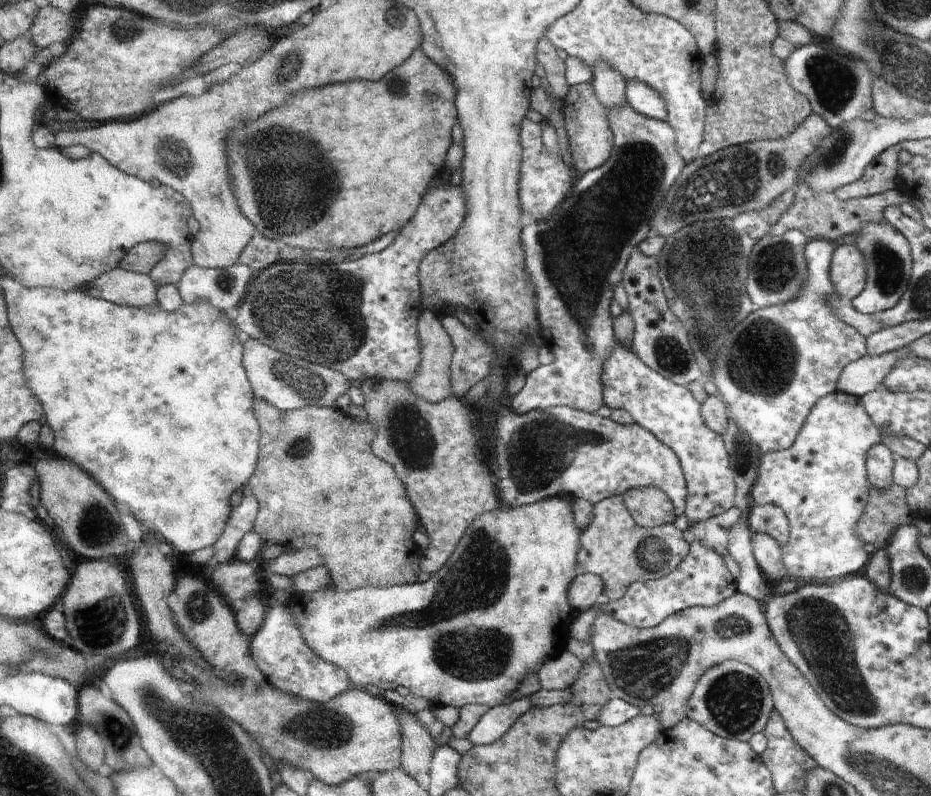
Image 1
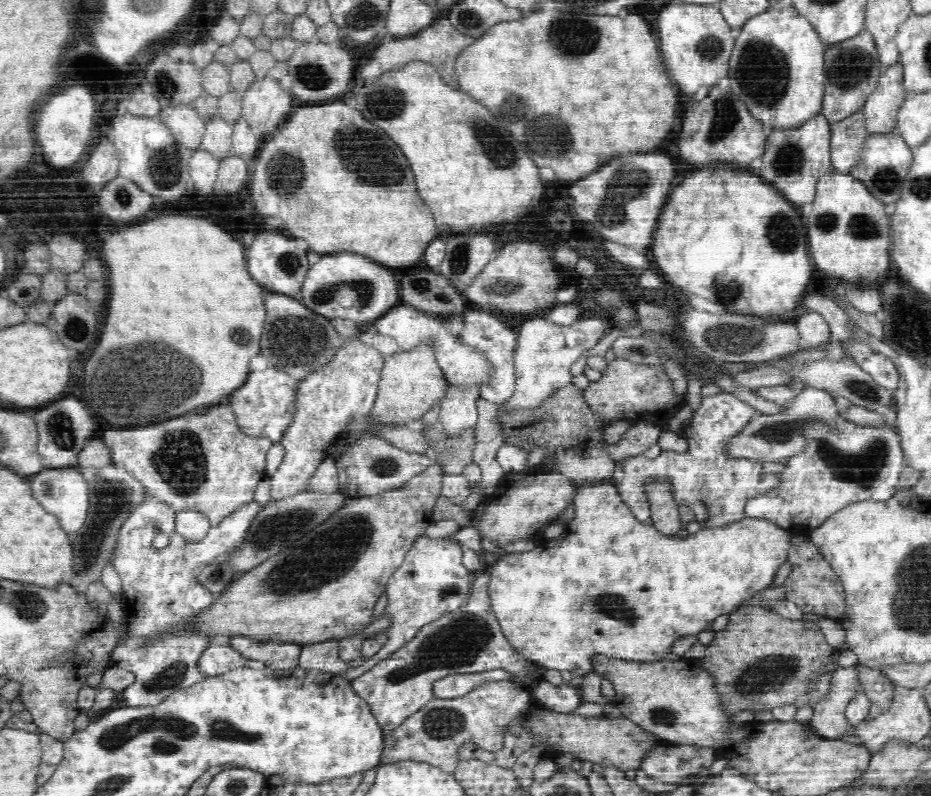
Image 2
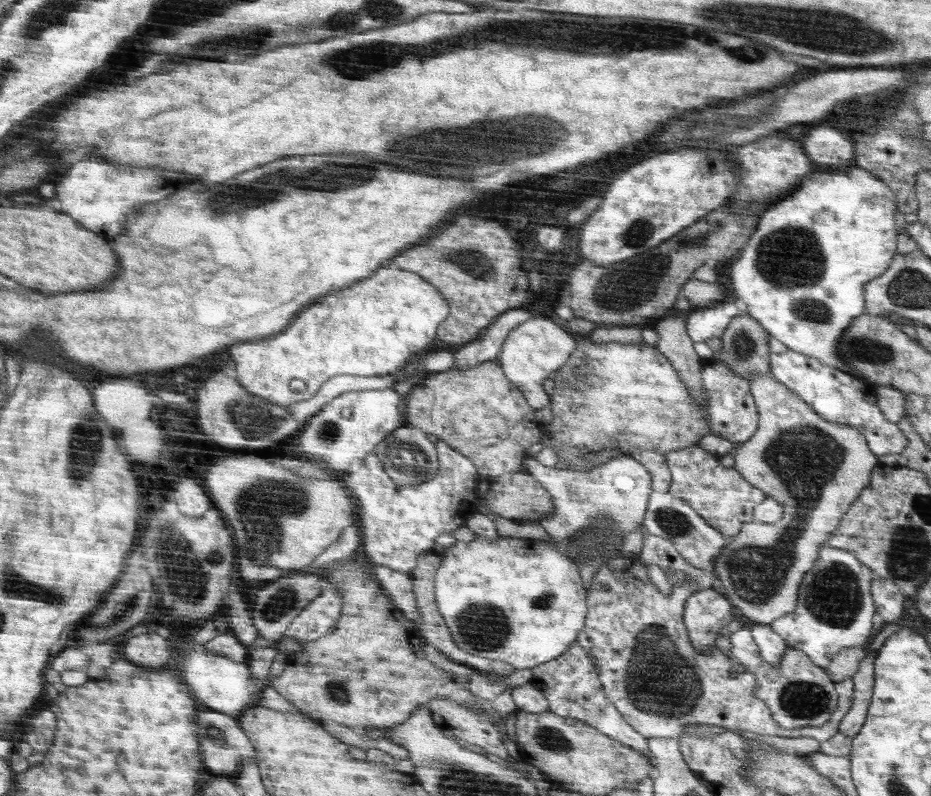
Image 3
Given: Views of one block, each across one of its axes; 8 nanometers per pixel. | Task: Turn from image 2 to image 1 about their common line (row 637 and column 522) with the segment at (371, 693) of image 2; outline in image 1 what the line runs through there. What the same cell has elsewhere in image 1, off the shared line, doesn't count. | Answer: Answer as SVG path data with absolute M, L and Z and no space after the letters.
M500 403L493 418L494 466L497 468L498 488L502 502L508 506L528 506L552 497L586 498L594 505L605 498L623 495L633 488L660 488L673 500L677 516L685 514L688 504L688 482L677 453L655 434L638 424L621 425L594 413L552 406L548 410L530 410L518 414L507 403Z

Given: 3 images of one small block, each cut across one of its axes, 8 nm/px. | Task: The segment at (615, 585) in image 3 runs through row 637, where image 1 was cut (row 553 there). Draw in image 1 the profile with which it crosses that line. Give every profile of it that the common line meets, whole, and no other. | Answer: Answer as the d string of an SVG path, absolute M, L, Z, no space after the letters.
M621 495L608 497L594 505L593 524L581 530L577 563L586 574L592 573L604 579L604 599L618 602L633 582L664 578L677 569L691 549L682 532L674 521L654 528L638 526Z

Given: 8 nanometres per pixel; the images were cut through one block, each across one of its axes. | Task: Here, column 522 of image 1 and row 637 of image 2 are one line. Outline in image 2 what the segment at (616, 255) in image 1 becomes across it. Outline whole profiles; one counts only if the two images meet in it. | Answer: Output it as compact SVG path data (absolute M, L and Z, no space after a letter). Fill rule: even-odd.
M417 538L402 562L402 566L392 574L386 583L385 612L390 617L391 625L383 632L386 634L386 643L378 650L372 660L365 660L363 666L350 668L342 677L352 682L368 672L381 660L388 658L402 645L412 640L420 628L425 624L439 619L442 615L460 608L470 594L471 571L462 565L462 547L444 538ZM240 635L232 636L229 645L242 656L259 661L271 670L296 668L303 648L296 643L258 642Z

